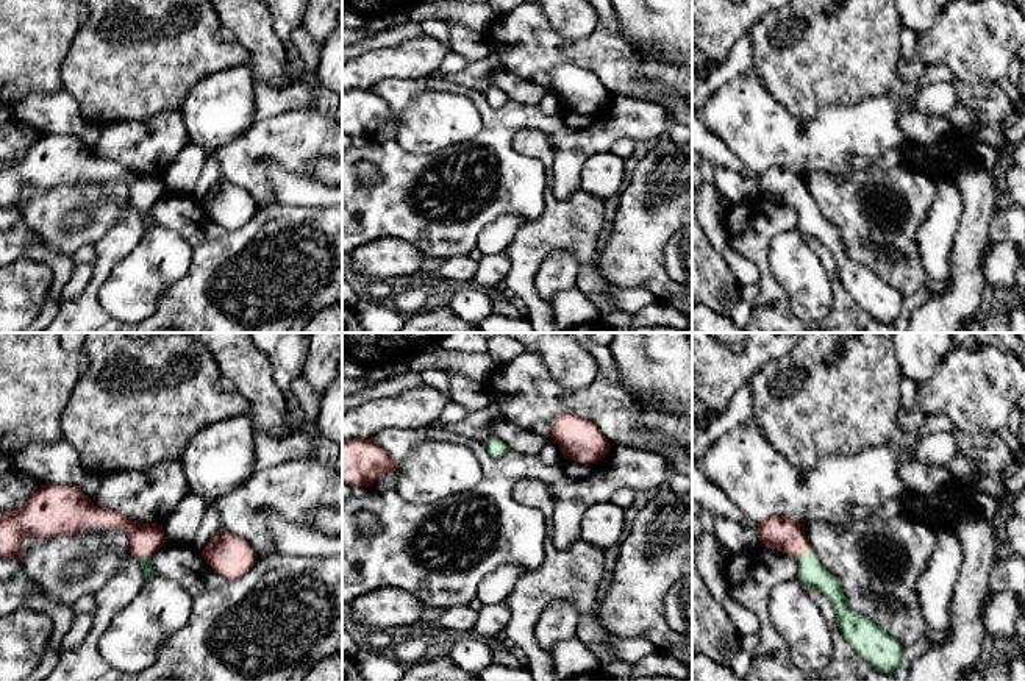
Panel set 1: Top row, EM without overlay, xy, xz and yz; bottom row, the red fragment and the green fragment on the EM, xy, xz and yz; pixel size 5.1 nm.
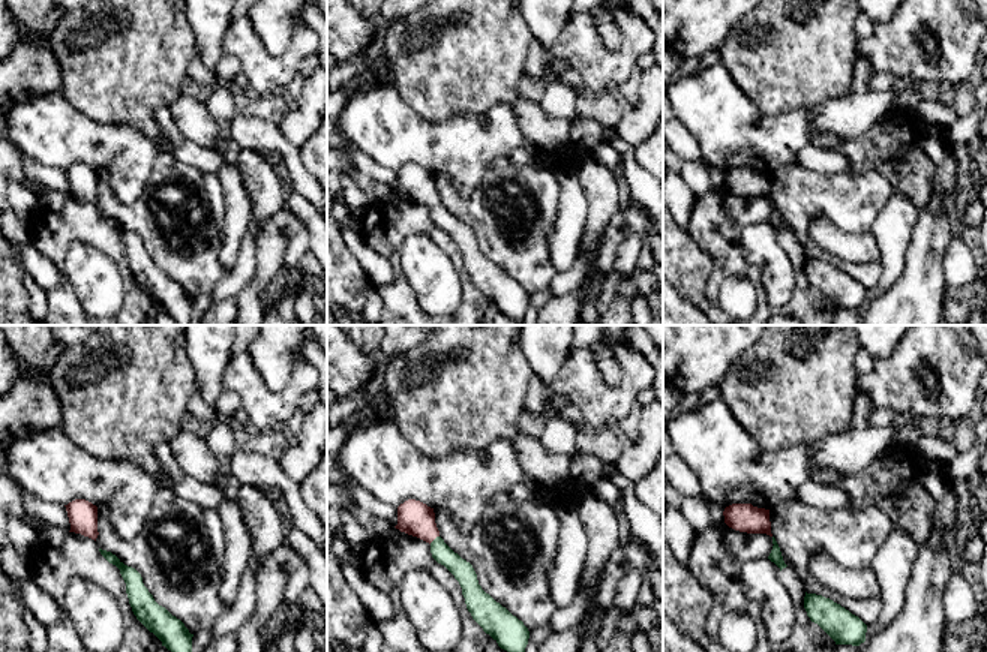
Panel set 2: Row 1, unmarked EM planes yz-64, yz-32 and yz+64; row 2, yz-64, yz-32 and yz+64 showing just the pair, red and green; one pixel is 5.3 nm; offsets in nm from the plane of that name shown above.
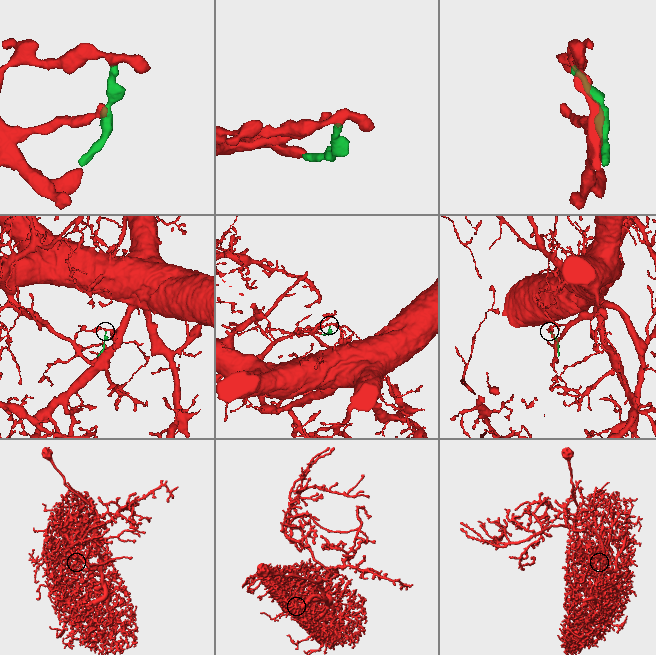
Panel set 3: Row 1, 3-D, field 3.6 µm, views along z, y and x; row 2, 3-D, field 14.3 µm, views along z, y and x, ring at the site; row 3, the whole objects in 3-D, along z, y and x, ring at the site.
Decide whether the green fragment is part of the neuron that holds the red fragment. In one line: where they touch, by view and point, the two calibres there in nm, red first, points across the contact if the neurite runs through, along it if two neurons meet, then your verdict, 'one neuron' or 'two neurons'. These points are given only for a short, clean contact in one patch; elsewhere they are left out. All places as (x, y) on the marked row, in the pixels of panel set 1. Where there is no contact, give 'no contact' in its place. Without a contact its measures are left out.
contact yz (803, 553); calibres 180 and 130 nm; way yz (780, 533), (803, 553), (811, 574); one neuron

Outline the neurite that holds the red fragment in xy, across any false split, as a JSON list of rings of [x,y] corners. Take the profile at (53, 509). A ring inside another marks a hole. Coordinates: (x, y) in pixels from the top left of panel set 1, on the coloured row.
[[[41,484],[23,505],[3,514],[0,558],[22,561],[22,542],[27,537],[50,539],[95,528],[125,533],[131,556],[141,561],[145,579],[155,576],[152,556],[167,542],[162,525],[141,523],[119,511],[102,509],[75,486]]]

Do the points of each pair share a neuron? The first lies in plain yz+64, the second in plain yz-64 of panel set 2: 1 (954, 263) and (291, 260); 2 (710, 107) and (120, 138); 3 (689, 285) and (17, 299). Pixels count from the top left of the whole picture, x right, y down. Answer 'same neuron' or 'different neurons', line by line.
1: same neuron
2: same neuron
3: same neuron

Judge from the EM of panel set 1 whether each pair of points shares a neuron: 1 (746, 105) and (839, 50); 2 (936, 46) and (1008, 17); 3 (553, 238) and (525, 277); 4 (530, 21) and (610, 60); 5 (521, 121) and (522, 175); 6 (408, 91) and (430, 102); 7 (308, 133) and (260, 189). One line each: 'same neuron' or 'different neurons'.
1: different neurons
2: same neuron
3: same neuron
4: same neuron
5: same neuron
6: different neurons
7: same neuron

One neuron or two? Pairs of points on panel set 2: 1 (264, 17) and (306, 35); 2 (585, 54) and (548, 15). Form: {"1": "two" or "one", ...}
{"1": "two", "2": "two"}

